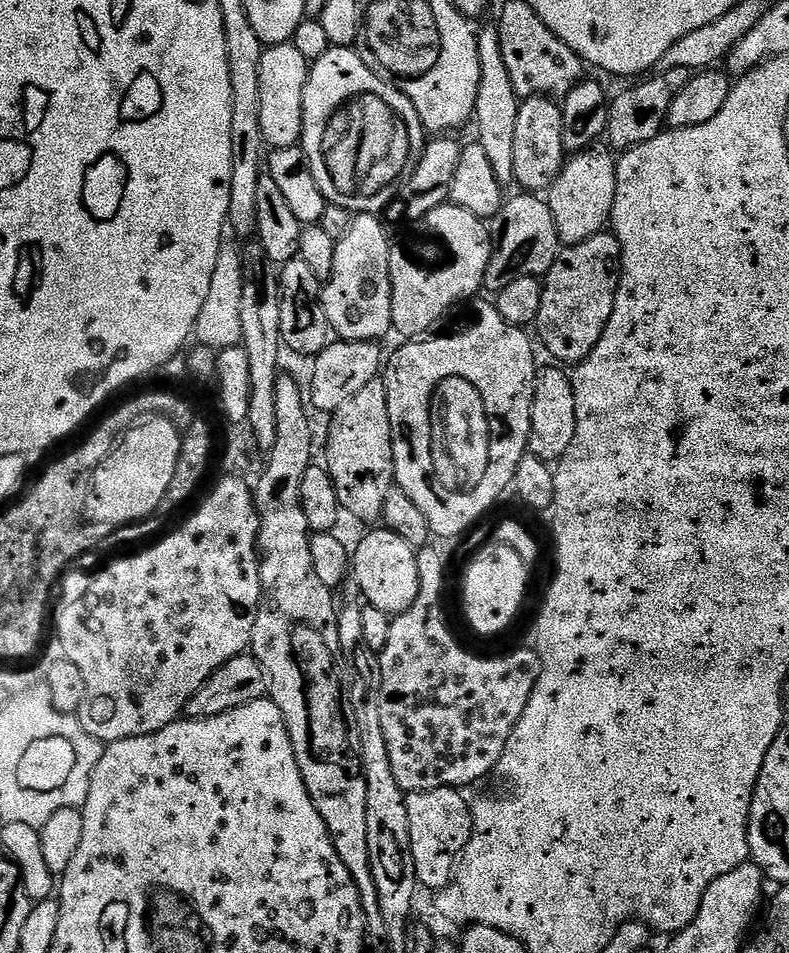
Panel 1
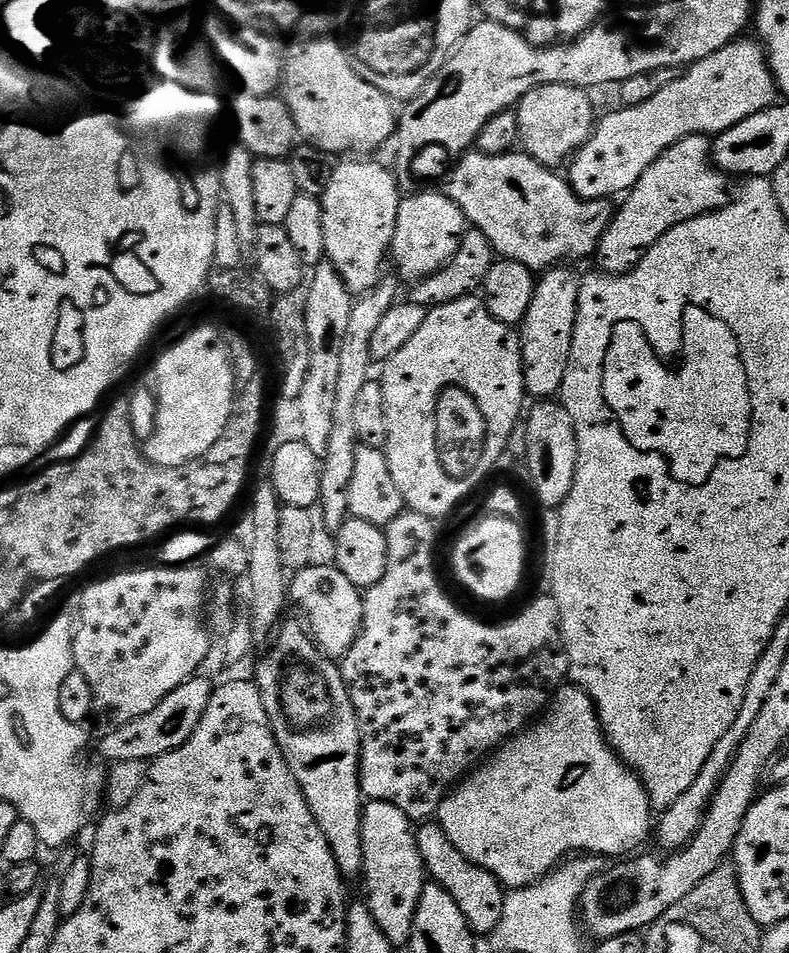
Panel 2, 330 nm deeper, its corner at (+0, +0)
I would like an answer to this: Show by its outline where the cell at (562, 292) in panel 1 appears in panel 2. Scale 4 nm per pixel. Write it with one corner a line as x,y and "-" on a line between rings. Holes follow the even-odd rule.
687,136
674,142
674,146
665,150
654,162
654,166
650,166
650,170
646,170
646,174
642,174
642,178
638,178
636,185
626,193
623,197
624,205
621,208
619,205
615,209
612,222
602,238
600,247
596,250
595,259
600,260
599,267
609,274
631,272
674,226
682,222
690,222
695,216
717,212
719,208
729,203
728,183
730,183
729,177
712,163
712,140
709,137

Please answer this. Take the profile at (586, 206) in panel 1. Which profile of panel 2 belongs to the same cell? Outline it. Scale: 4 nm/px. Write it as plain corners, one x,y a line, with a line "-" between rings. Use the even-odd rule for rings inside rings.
543,84
530,90
530,94
520,99
514,109
520,127
519,147
529,156
533,156
537,162
553,170
559,169
558,166
563,160
564,163
571,161
582,145
591,138
592,130
598,123
597,113
592,113
592,100
588,96
591,95
585,89
565,84

